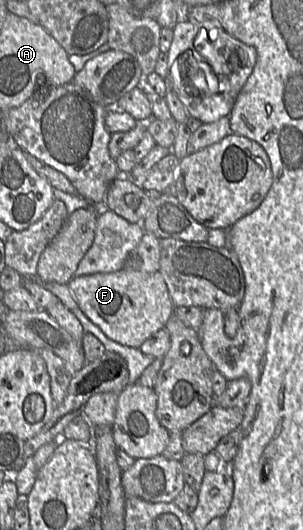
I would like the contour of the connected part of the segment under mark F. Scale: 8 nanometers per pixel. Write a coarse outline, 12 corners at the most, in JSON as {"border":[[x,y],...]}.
{"border":[[160,272],[73,277],[78,307],[139,348],[174,305]]}

